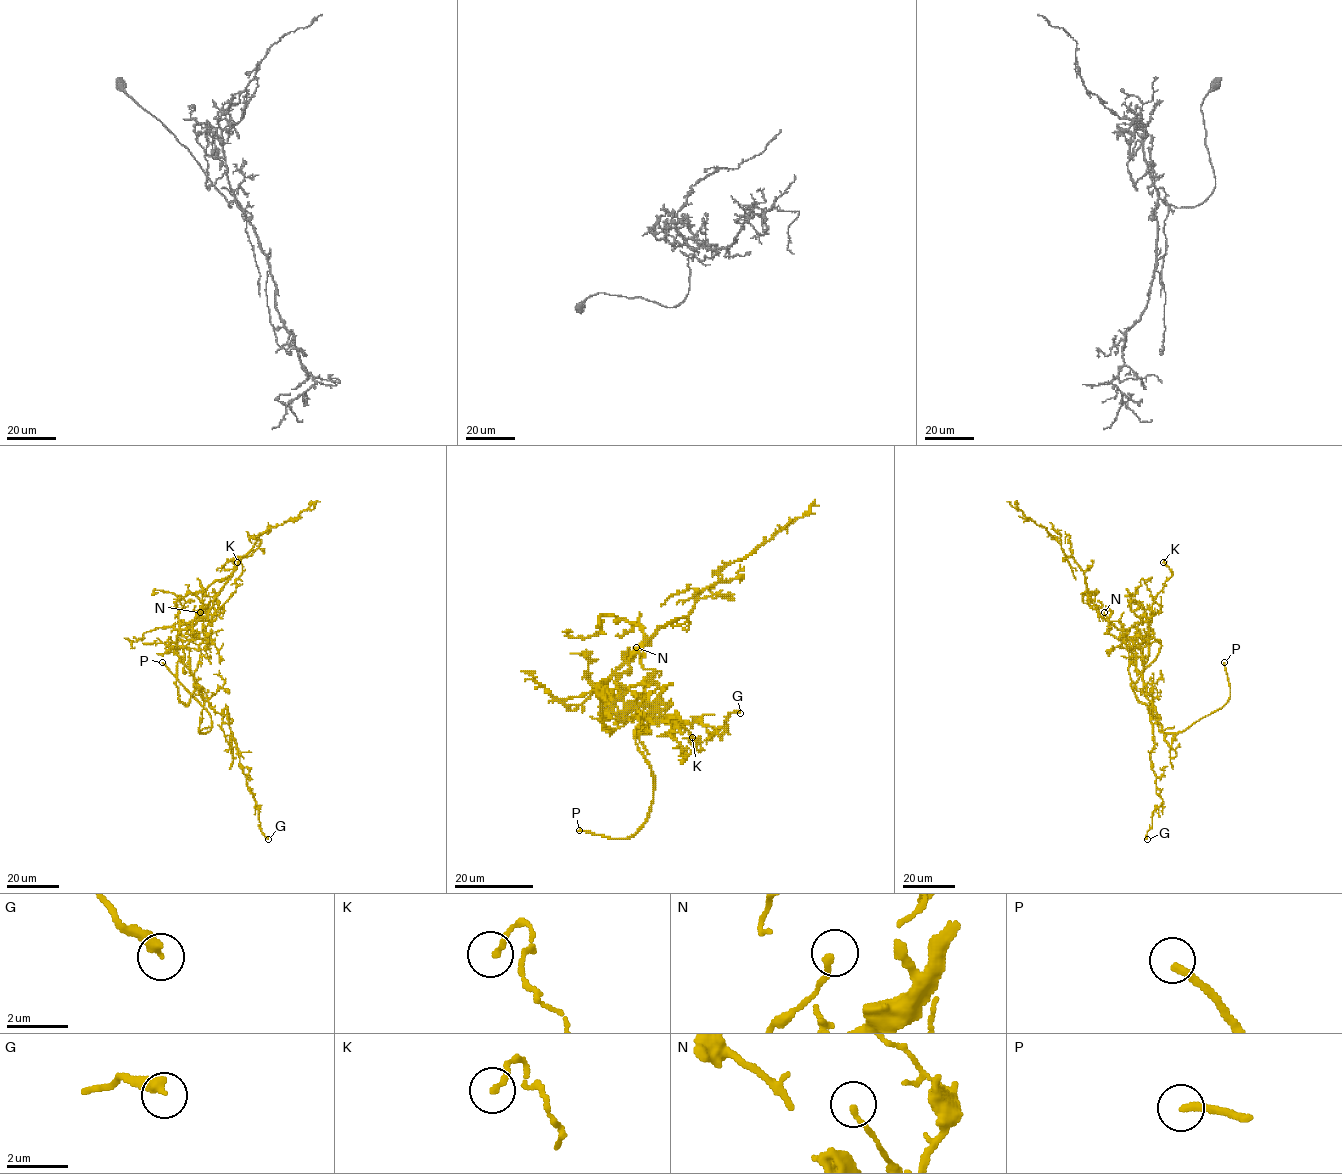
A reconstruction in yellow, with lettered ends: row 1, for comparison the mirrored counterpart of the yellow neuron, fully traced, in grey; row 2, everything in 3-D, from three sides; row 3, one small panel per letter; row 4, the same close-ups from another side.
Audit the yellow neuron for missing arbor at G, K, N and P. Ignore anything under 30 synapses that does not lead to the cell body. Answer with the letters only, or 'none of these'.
P

